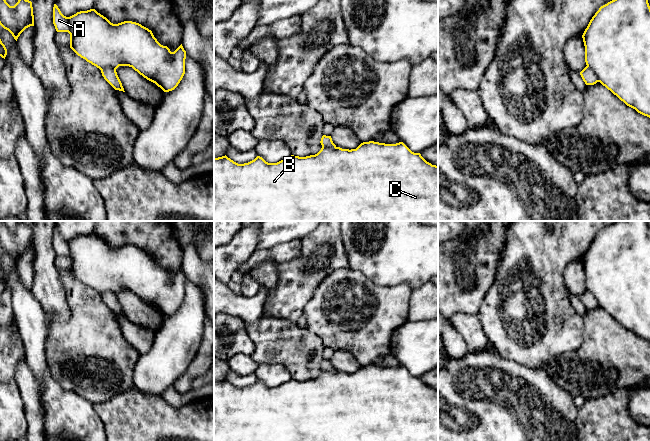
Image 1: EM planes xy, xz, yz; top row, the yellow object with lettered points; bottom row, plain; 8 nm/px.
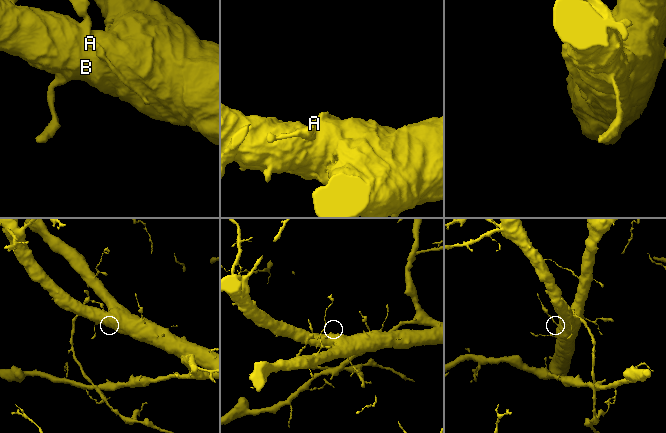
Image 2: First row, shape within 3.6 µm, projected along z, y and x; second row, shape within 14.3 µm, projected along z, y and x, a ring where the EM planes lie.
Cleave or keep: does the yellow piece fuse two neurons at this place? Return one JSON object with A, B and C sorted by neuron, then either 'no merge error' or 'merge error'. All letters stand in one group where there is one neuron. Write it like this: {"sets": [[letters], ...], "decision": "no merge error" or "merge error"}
{"sets": [["A"], ["B", "C"]], "decision": "merge error"}

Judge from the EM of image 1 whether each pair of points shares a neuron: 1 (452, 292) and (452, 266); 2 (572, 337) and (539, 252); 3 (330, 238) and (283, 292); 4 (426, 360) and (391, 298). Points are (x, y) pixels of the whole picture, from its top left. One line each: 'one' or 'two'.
1: one
2: one
3: one
4: two

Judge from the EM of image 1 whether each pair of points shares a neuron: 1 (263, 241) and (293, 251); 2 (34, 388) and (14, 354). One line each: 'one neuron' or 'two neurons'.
1: two neurons
2: two neurons

